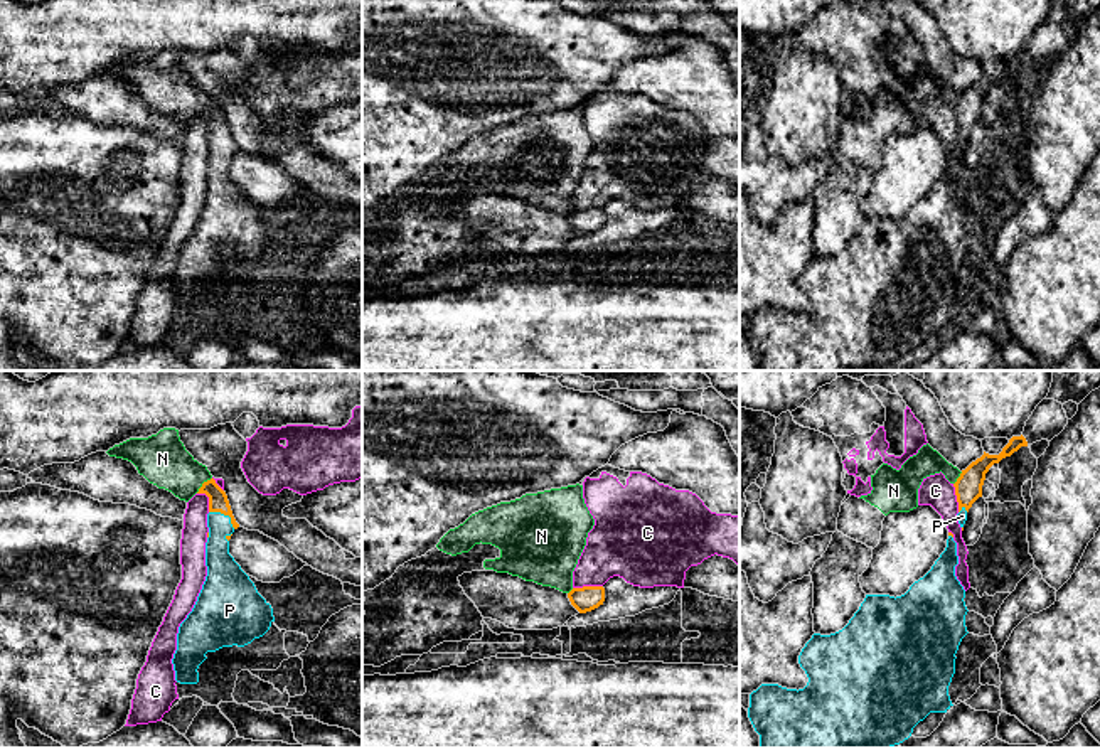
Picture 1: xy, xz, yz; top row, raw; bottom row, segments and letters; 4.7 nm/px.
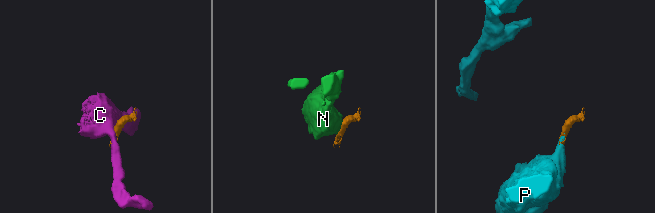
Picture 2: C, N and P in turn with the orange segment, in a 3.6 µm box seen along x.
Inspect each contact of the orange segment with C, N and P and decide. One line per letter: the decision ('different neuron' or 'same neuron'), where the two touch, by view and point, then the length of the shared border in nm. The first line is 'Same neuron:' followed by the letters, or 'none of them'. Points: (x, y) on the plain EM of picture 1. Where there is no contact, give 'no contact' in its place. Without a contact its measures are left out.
Same neuron: P
C: different neuron; meets orange in xz at (587, 209); contact 140 nm long
N: different neuron; meets orange in xy at (202, 106); contact 110 nm long
P: same neuron; meets orange in xy at (224, 137); contact 150 nm long

